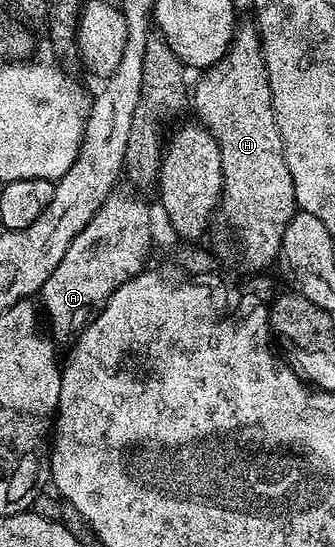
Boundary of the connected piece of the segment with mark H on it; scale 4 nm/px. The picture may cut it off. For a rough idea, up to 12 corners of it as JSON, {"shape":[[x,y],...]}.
{"shape":[[239,24],[192,85],[218,140],[209,244],[261,274],[296,212],[262,42]]}

